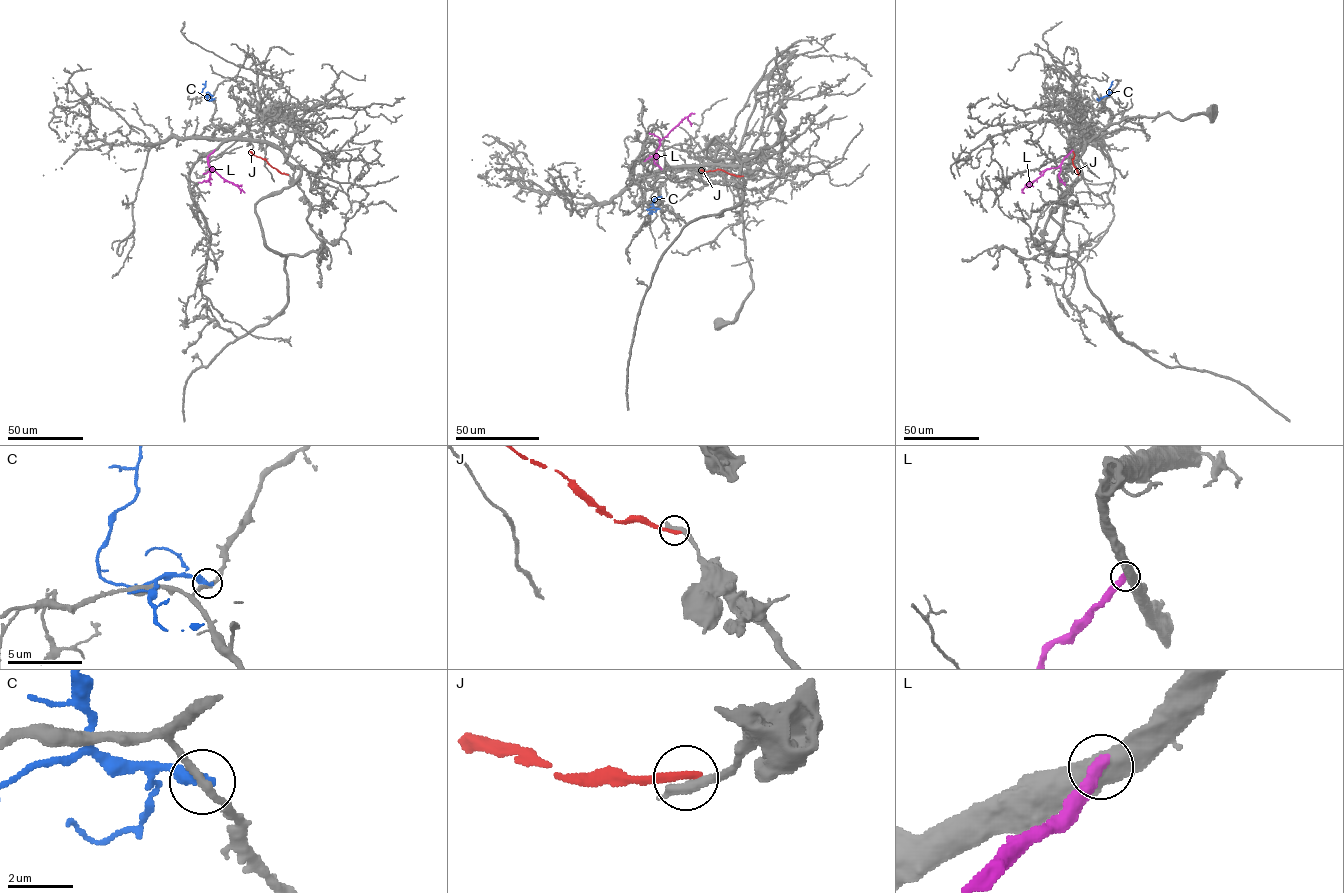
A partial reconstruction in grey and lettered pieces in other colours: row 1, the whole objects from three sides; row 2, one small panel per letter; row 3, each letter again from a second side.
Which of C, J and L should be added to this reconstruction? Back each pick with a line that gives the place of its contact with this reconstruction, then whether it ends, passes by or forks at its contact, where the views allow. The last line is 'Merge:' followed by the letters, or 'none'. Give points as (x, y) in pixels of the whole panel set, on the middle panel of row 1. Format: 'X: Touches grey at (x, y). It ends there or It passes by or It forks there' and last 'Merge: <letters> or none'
Merge: none

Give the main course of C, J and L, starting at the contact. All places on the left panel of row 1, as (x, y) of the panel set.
C: (212, 96), (201, 94), (206, 81)
J: (287, 174), (249, 151)
L: (214, 150), (208, 157), (208, 165), (244, 193)

